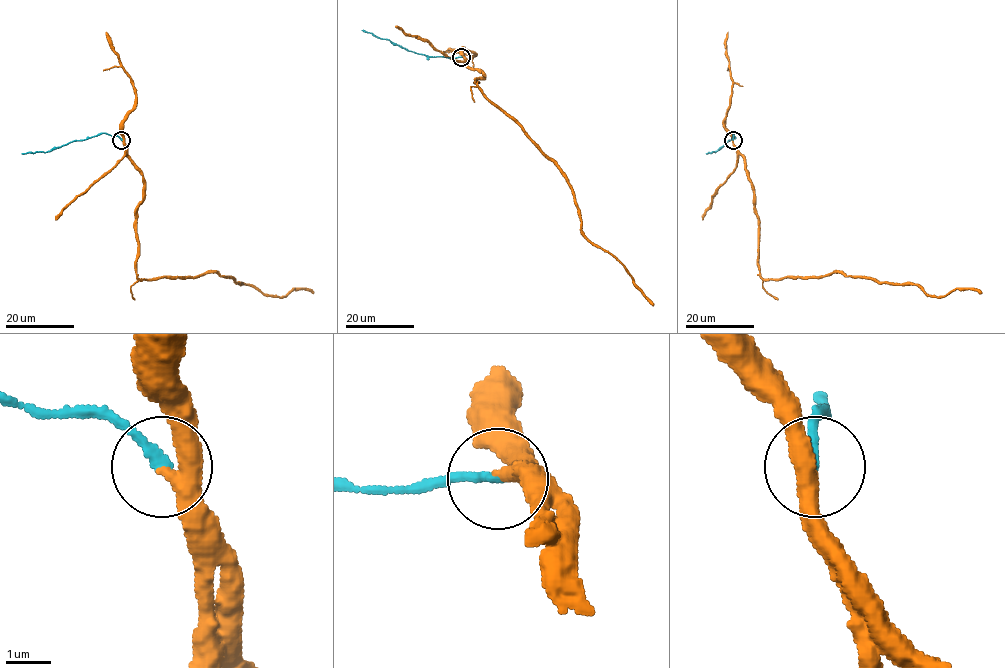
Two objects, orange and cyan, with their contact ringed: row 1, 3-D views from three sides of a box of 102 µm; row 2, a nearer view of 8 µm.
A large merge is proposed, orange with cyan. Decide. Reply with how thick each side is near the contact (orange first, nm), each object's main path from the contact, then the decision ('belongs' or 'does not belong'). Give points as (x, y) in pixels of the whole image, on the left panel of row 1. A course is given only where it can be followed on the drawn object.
360 nm thick on the orange side, 240 nm on the other; orange runs (121, 140), (142, 176), (136, 223), (139, 279), (217, 273), (278, 297), (292, 289), (313, 292); cyan runs (121, 140), (116, 136), (99, 133), (48, 152), (21, 154); belongs

